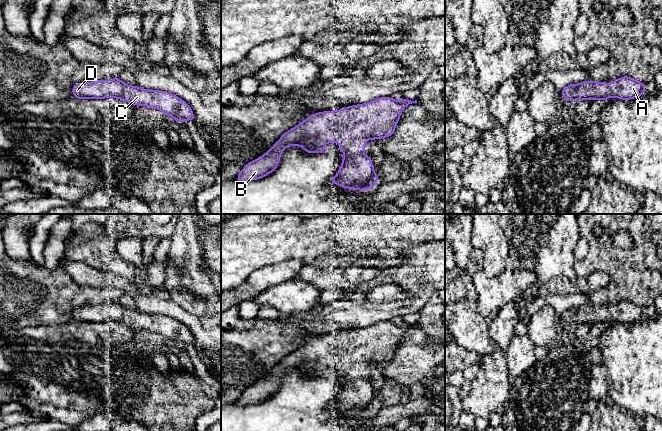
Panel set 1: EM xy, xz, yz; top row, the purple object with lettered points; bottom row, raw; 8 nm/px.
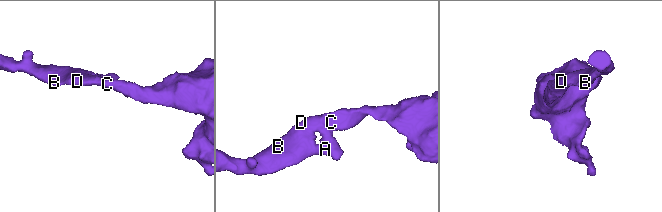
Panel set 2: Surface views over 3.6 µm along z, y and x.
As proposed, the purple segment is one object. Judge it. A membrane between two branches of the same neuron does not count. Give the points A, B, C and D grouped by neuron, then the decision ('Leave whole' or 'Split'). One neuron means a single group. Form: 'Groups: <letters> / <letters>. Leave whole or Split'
Groups: A B C D. Leave whole

